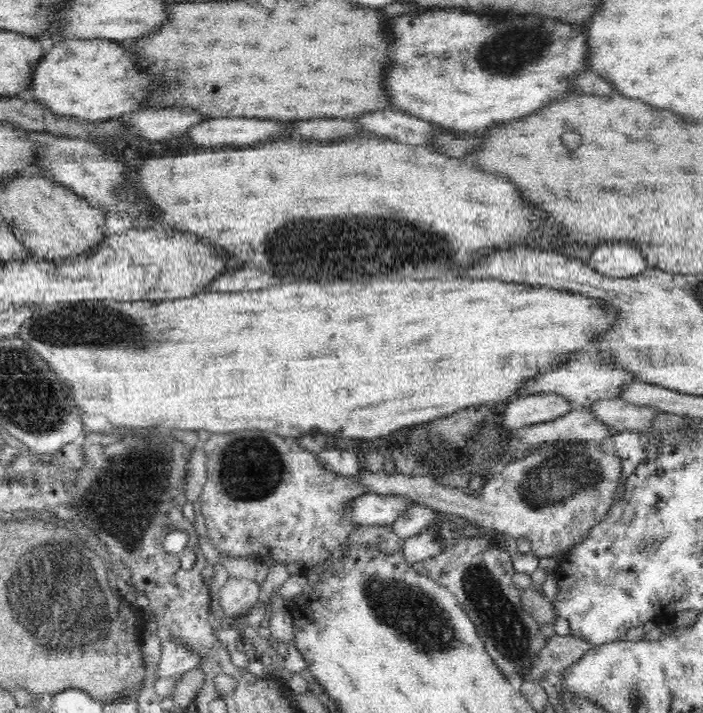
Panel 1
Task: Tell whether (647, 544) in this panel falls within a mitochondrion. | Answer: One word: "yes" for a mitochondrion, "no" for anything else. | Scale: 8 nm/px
yes

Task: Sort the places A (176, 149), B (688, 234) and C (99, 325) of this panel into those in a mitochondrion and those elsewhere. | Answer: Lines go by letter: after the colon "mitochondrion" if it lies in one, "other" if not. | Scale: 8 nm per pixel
A: other
B: other
C: mitochondrion

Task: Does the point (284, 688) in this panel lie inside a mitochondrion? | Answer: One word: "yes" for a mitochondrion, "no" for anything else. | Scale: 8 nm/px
no

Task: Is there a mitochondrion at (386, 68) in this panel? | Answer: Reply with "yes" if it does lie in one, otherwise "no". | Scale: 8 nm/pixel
no

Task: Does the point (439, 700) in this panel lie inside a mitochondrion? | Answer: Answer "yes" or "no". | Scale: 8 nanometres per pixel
no

